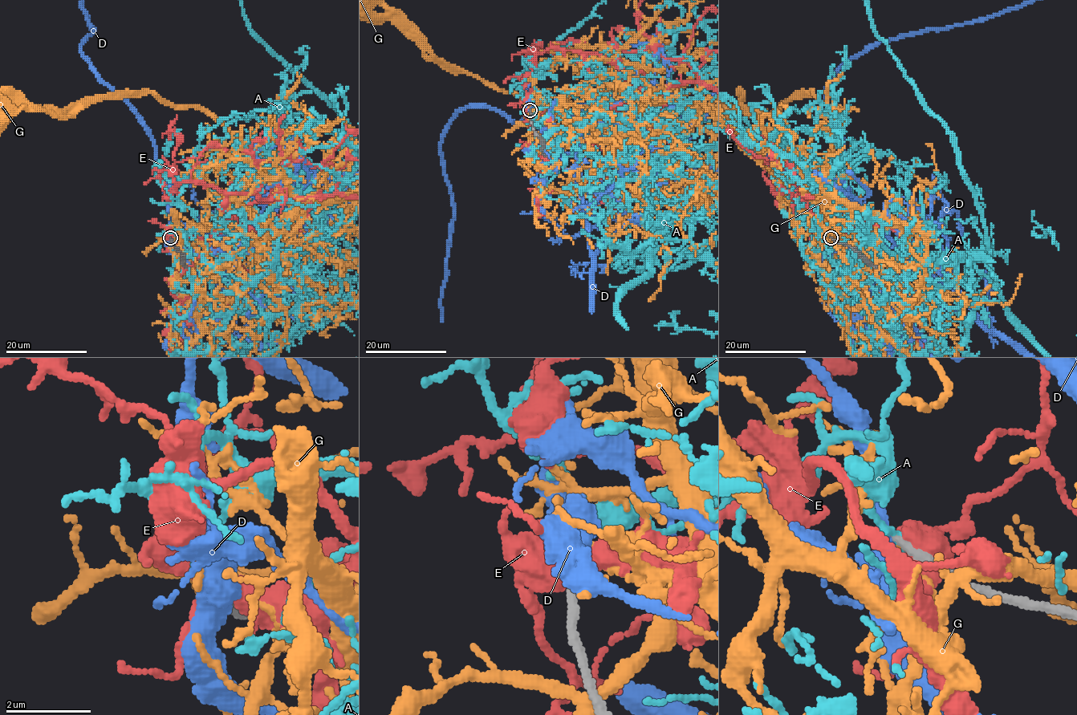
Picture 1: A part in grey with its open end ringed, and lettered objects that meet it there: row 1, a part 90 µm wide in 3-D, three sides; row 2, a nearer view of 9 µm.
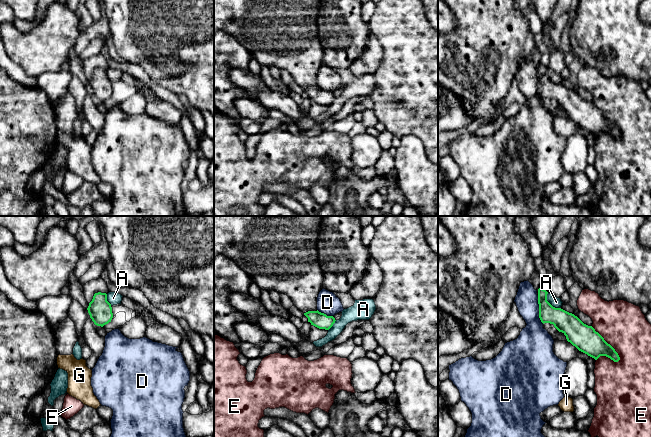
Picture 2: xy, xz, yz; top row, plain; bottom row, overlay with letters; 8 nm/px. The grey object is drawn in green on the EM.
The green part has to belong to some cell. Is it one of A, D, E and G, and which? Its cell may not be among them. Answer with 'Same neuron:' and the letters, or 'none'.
Same neuron: none

